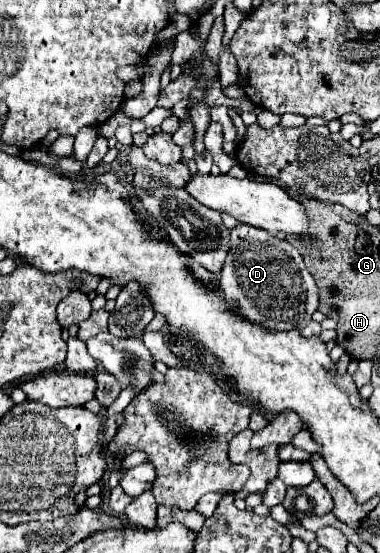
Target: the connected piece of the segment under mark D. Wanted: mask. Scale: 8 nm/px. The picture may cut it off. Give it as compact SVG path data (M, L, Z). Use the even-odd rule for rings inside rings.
M239 224L239 226L231 228L231 250L221 268L219 284L221 284L223 296L227 300L233 300L239 306L239 312L247 320L253 320L255 324L261 324L263 328L269 328L269 330L279 330L279 332L281 330L301 330L301 322L303 322L301 318L307 318L307 322L309 322L311 314L319 306L317 284L315 284L313 276L309 274L309 270L305 268L305 262L303 262L301 254L297 252L297 248L291 246L283 238L271 236L269 232L247 226L247 224Z

